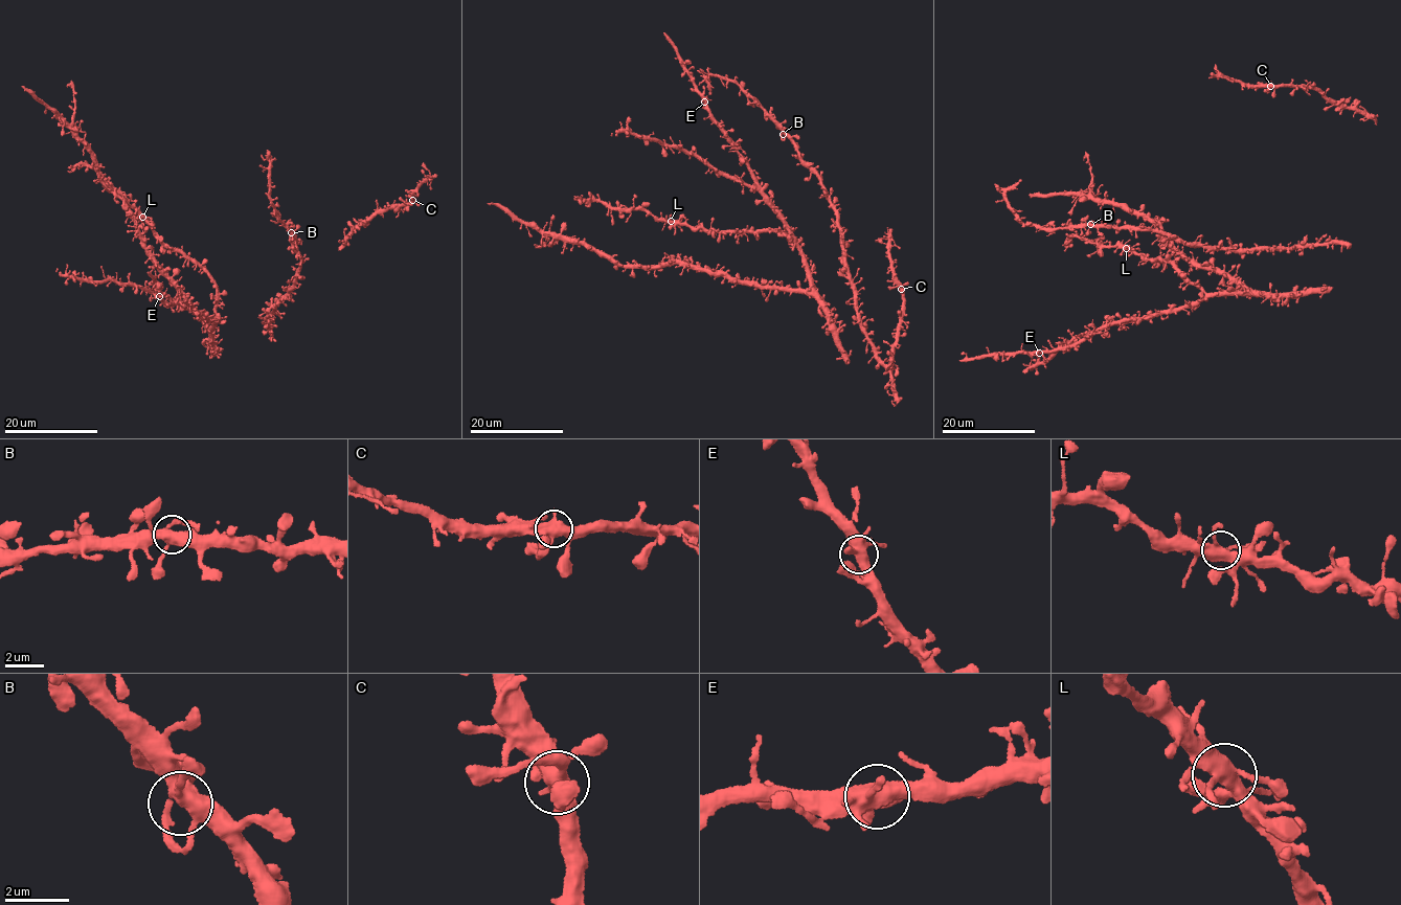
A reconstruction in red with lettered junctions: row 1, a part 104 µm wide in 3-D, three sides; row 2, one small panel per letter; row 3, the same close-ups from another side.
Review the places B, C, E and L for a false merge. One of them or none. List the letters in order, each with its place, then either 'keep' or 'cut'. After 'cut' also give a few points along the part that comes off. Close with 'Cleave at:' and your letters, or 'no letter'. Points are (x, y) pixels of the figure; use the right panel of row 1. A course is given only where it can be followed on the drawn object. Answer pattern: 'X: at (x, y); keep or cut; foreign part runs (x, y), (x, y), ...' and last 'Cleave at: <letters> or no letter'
B: at (1090, 224); keep
C: at (1270, 86); keep
E: at (1039, 353); keep
L: at (1126, 248); keep
Cleave at: no letter

